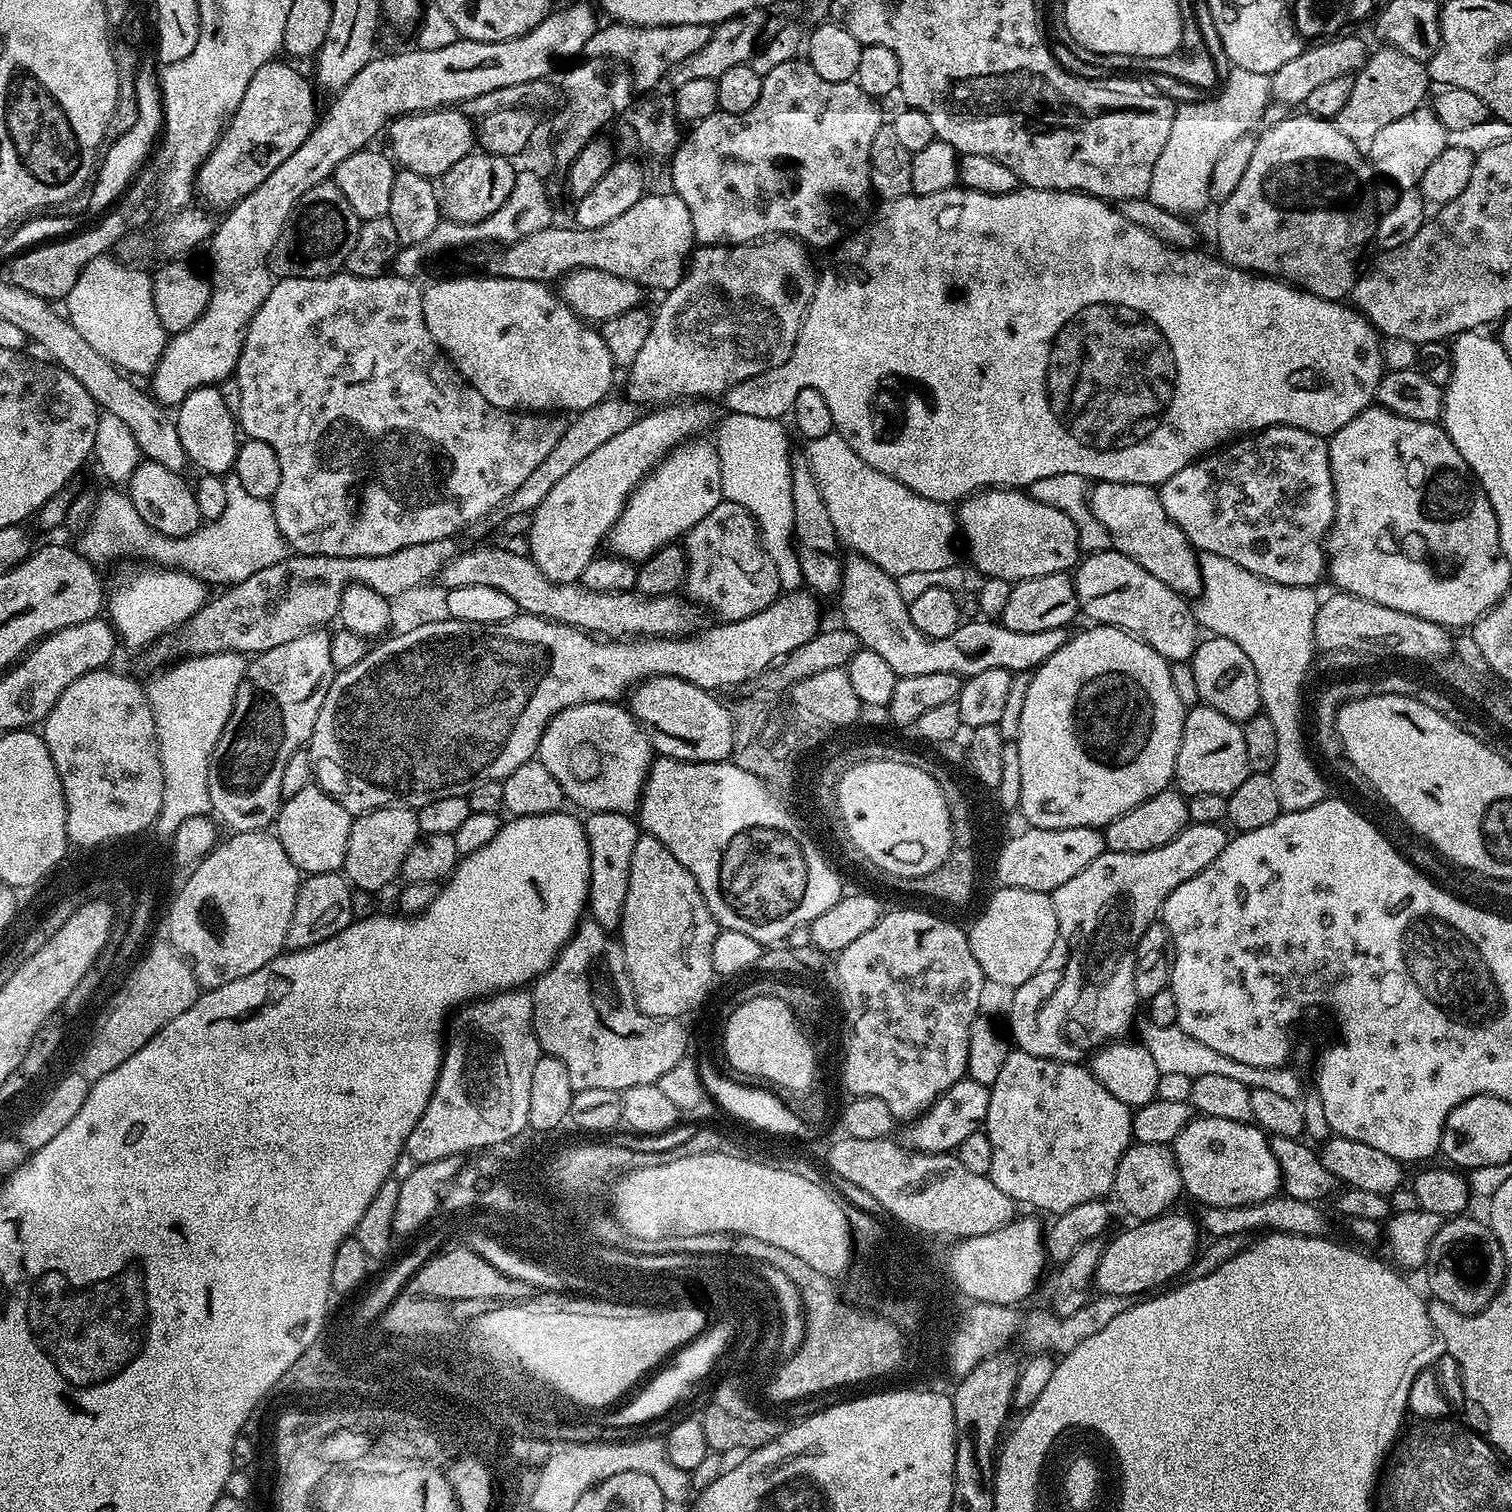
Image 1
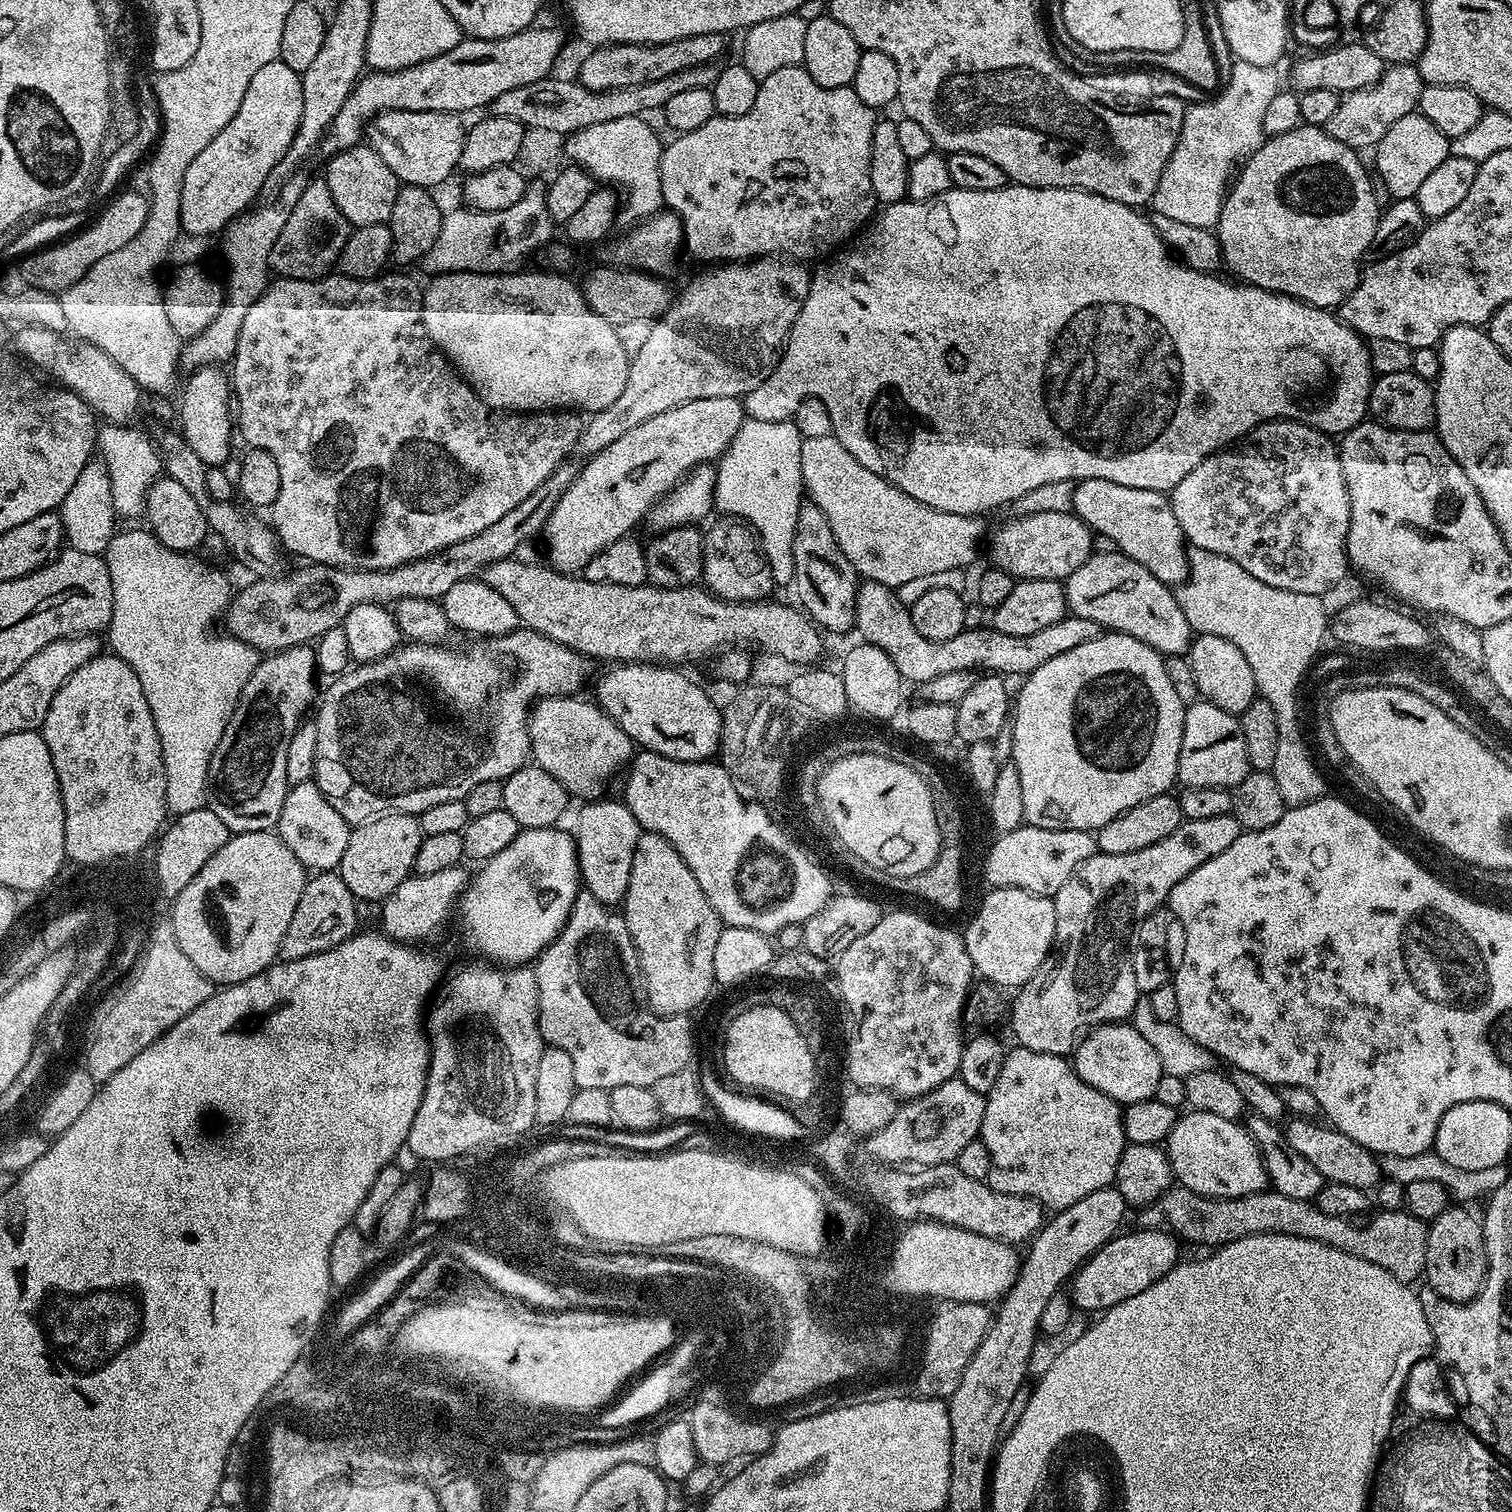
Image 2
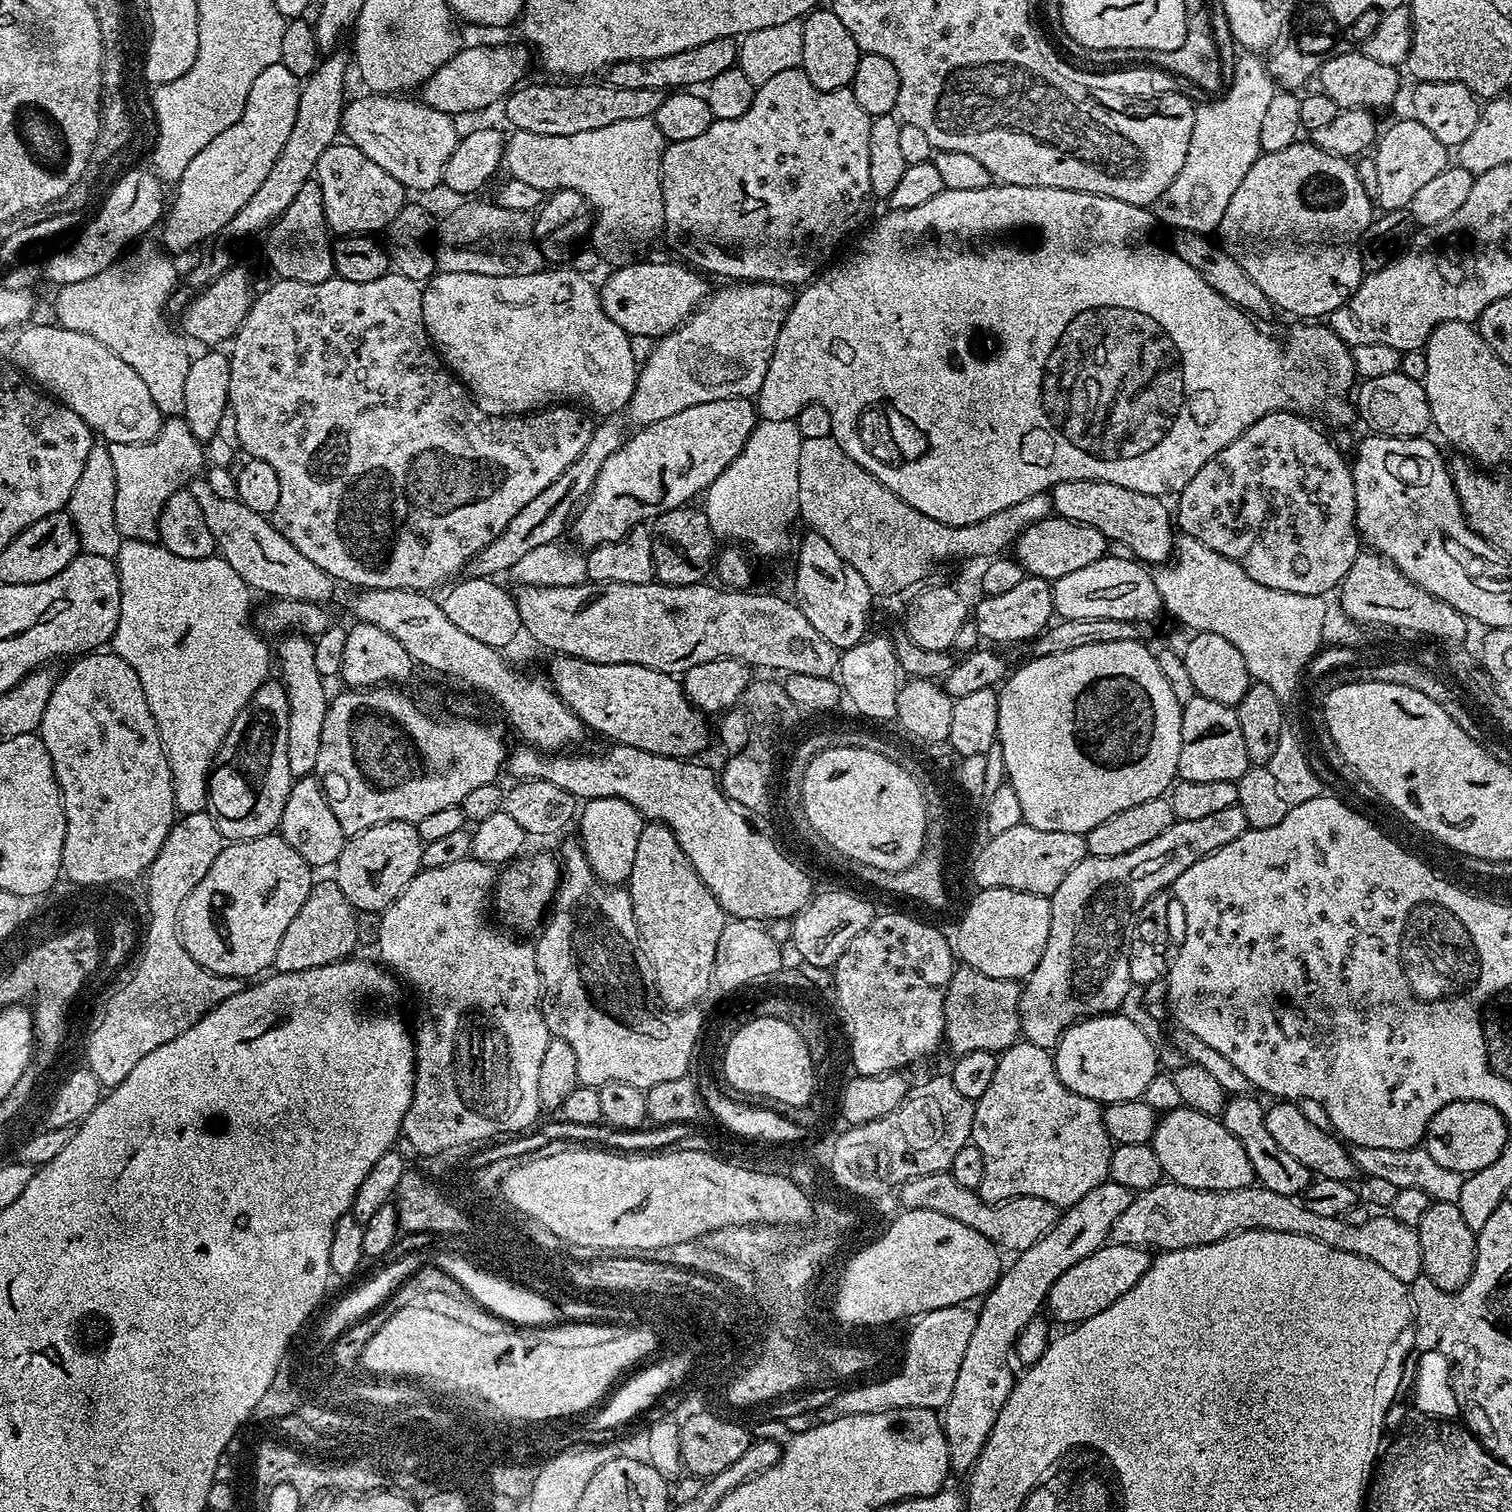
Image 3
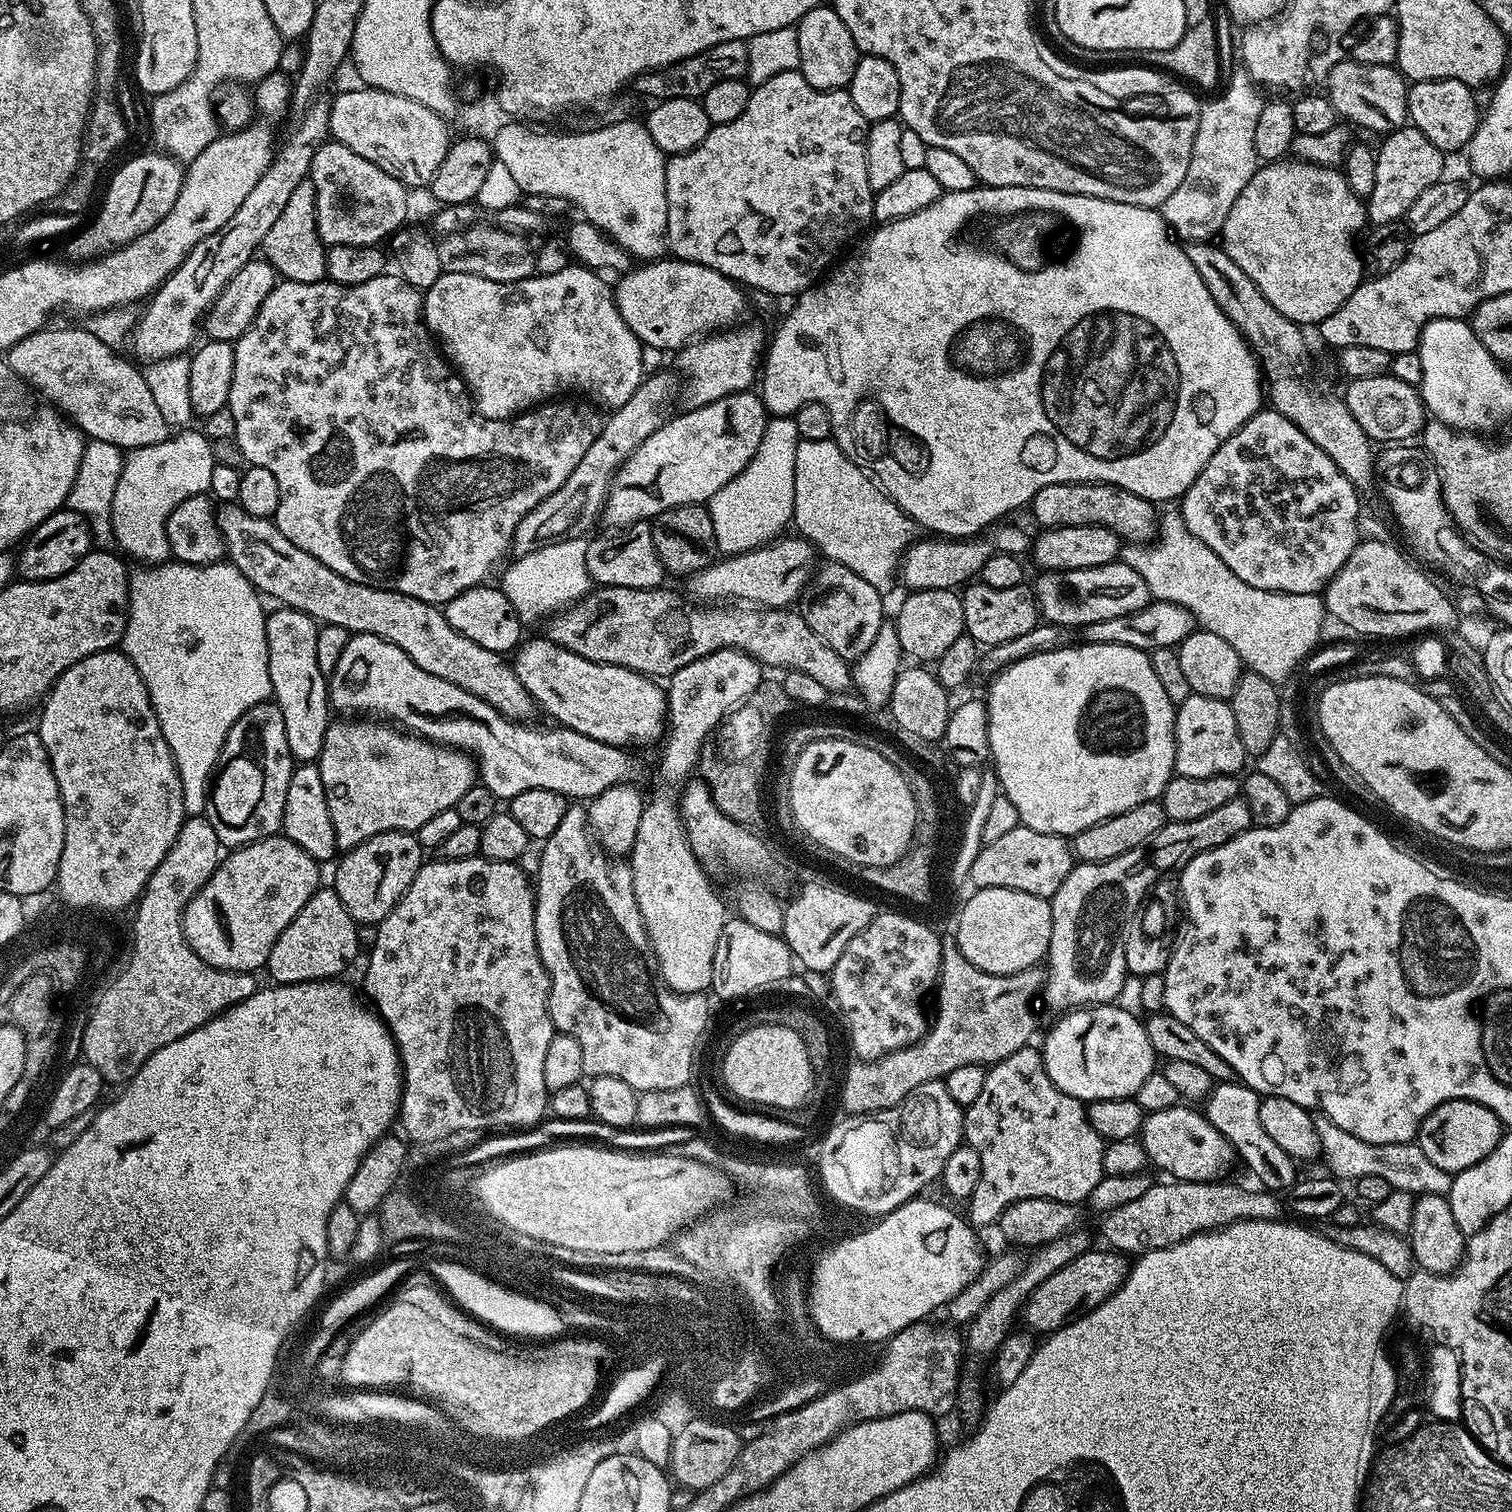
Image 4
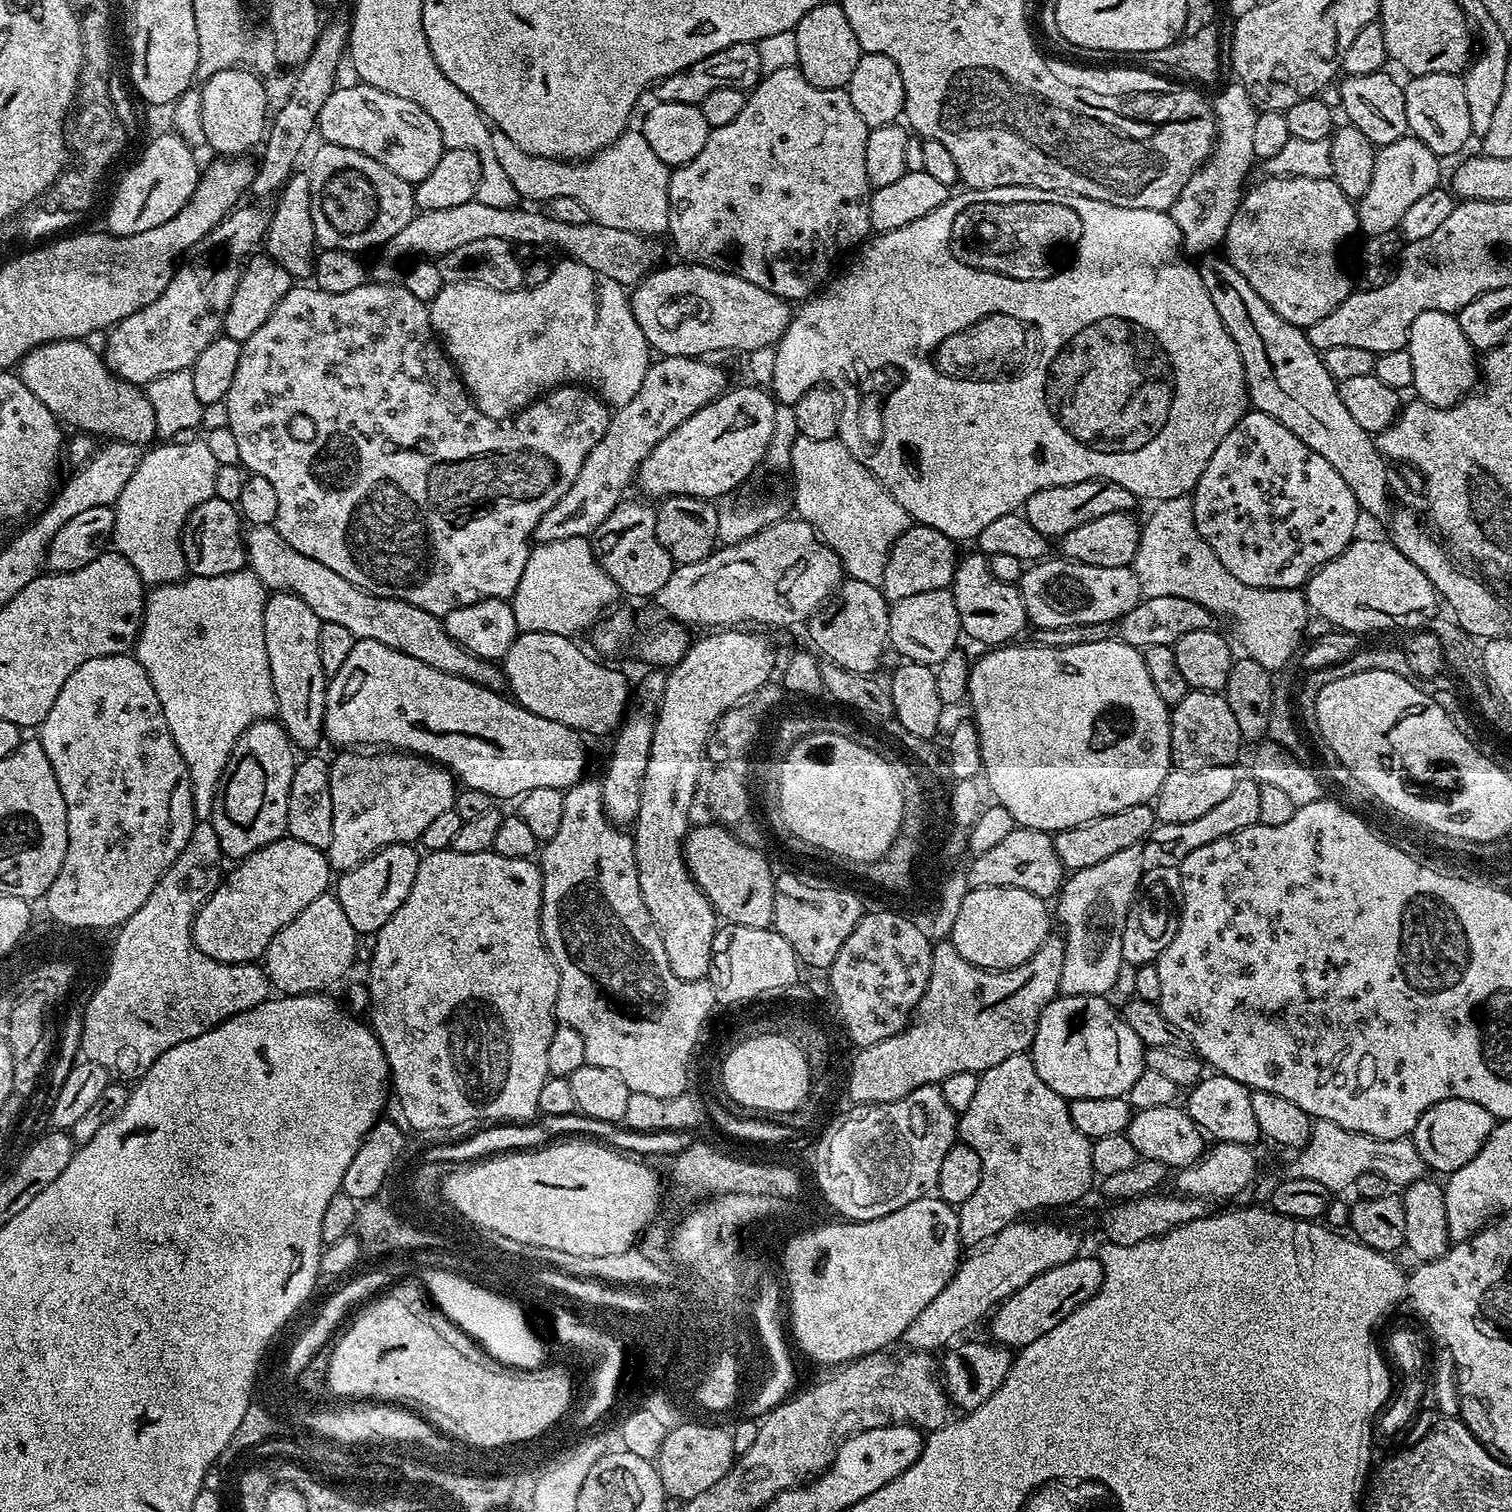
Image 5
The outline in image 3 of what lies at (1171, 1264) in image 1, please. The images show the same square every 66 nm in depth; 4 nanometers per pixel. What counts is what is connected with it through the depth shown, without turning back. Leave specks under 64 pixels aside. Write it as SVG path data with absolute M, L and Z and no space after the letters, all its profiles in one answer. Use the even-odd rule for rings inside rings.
M1115 1242L1105 1244L1094 1254L1082 1258L1082 1262L1070 1266L1070 1270L1054 1282L1046 1301L1047 1311L1052 1311L1051 1319L1061 1320L1064 1326L1075 1326L1086 1318L1094 1318L1094 1314L1118 1302L1118 1298L1122 1298L1122 1294L1126 1294L1126 1290L1130 1290L1142 1274L1146 1274L1149 1263L1149 1249Z

